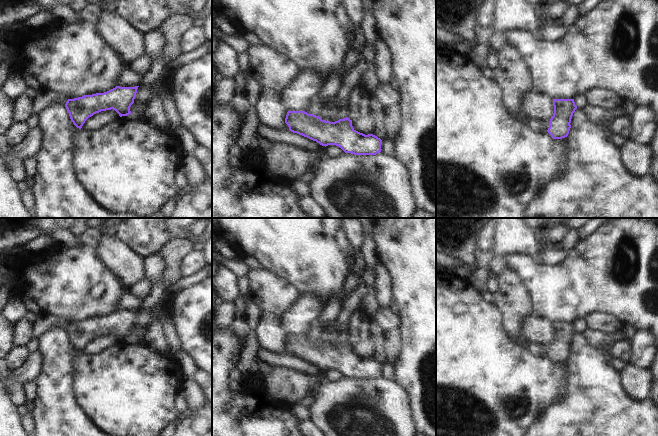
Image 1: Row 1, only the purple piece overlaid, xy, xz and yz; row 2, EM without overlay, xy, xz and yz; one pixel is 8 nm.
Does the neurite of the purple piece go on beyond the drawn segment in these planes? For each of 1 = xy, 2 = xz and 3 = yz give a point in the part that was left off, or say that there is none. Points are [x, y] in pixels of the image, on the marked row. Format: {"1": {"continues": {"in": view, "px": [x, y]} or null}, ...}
{"1": {"continues": null}, "2": {"continues": null}, "3": {"continues": null}}

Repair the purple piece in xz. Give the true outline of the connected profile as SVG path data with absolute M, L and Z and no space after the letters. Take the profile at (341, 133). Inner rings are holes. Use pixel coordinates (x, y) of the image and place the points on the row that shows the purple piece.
M288 111L285 123L291 132L325 147L336 145L345 153L354 155L376 155L381 152L382 140L373 134L356 131L348 117L330 122L305 111Z

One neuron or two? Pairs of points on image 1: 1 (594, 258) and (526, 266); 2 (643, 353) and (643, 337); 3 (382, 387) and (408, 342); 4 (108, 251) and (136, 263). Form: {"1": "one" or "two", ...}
{"1": "one", "2": "one", "3": "two", "4": "one"}

